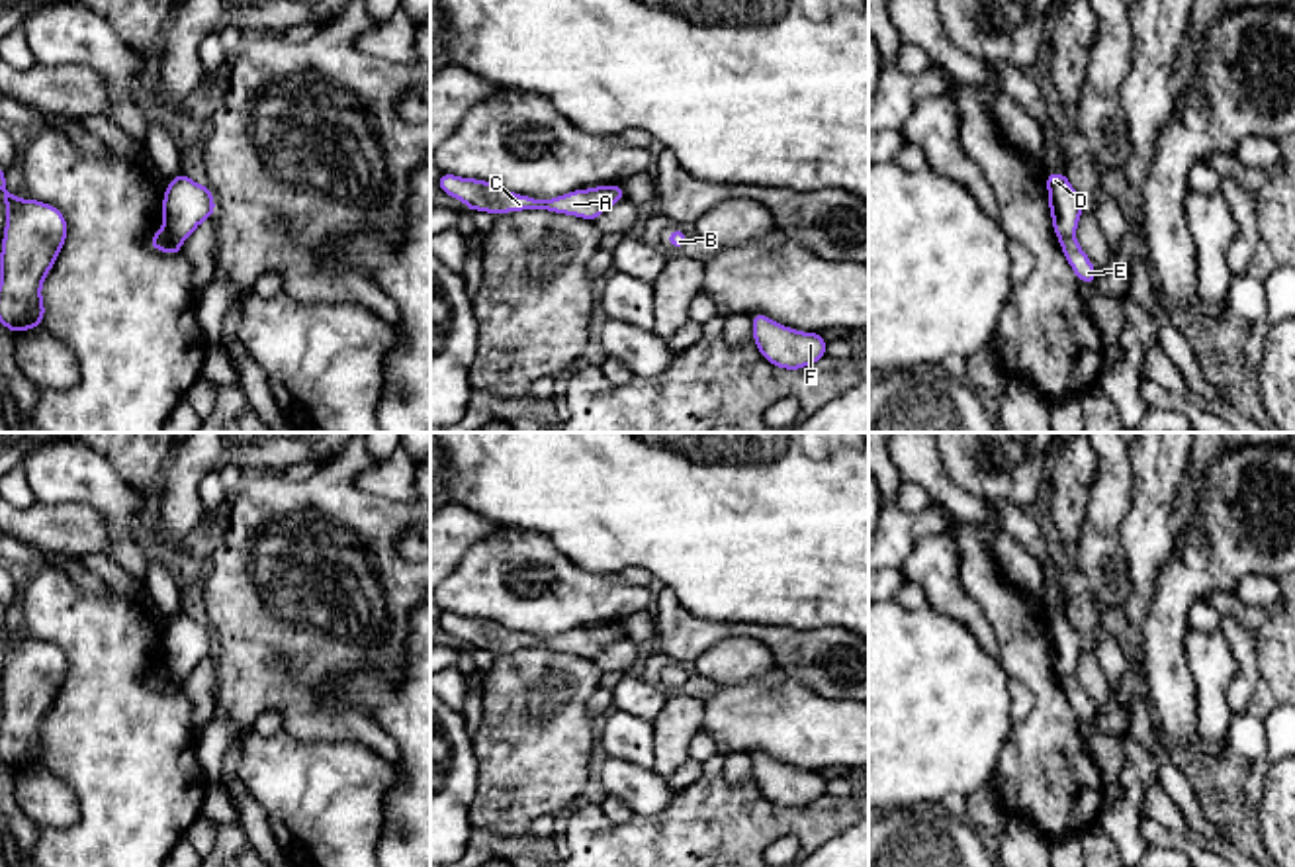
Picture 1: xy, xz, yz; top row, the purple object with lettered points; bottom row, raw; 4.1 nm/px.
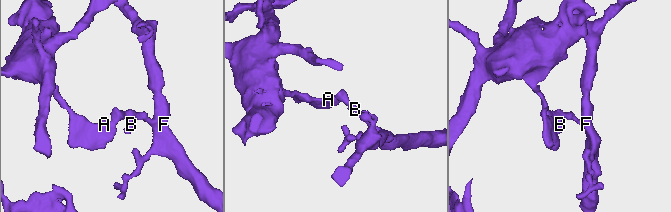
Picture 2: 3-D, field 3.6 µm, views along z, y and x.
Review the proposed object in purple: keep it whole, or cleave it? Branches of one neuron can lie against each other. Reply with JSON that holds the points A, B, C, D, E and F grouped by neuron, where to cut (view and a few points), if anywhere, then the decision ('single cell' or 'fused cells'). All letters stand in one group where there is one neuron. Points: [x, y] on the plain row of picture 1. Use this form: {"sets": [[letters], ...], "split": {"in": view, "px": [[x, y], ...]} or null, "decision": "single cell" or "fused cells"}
{"sets": [["A", "C", "E"], ["B", "D", "F"]], "split": {"in": "xy", "px": [[165, 664], [180, 680]]}, "decision": "fused cells"}

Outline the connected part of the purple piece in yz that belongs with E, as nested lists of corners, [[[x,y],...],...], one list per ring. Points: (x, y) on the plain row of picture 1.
[[[1076,675],[1062,677],[1060,687],[1062,687],[1068,703],[1072,705],[1076,716],[1094,724],[1095,707],[1094,707],[1092,699],[1088,697],[1088,693],[1078,683]]]

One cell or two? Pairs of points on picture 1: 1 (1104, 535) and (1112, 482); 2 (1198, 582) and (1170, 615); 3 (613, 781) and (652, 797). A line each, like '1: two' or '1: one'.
1: one
2: one
3: one

